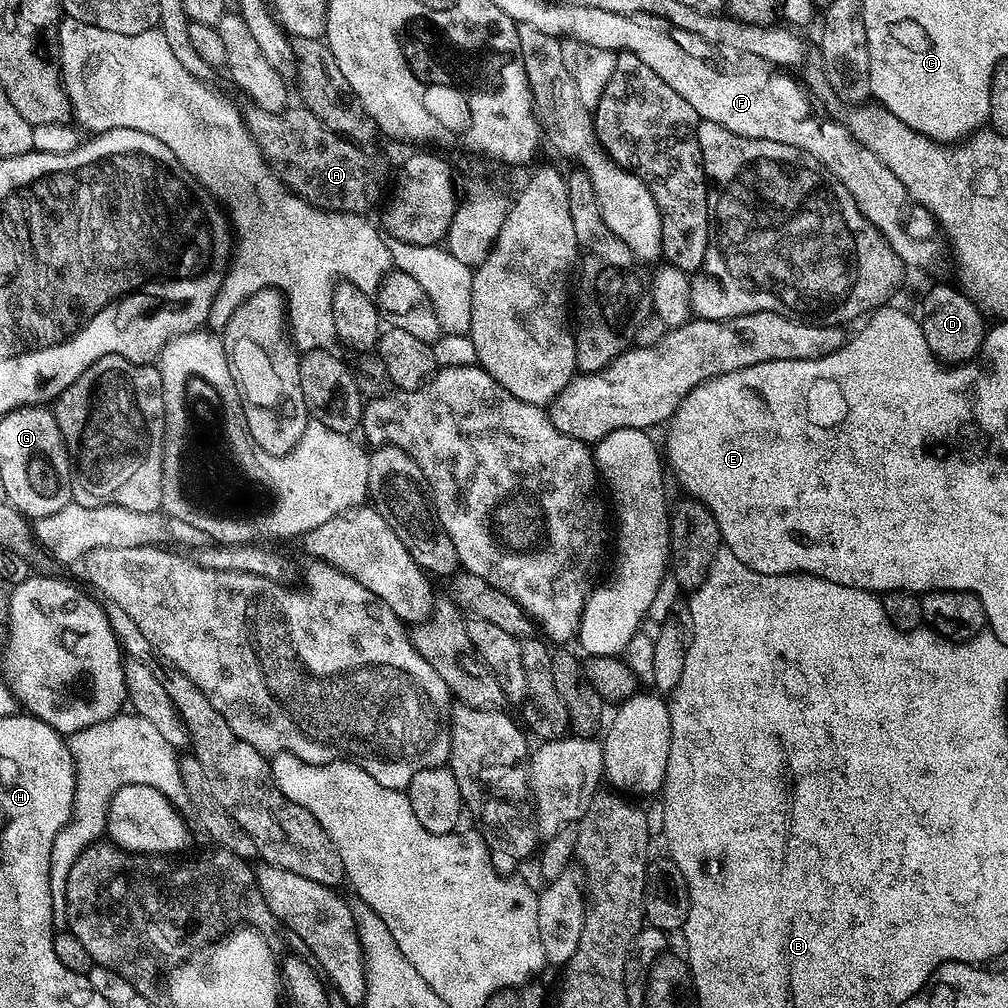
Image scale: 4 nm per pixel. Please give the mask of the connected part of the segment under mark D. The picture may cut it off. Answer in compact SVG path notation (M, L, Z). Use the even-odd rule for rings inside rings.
M936 284L924 296L918 311L920 329L926 338L926 346L936 359L948 366L955 366L977 359L984 347L986 323L984 316L976 309L976 304L964 292L951 288L948 284Z

